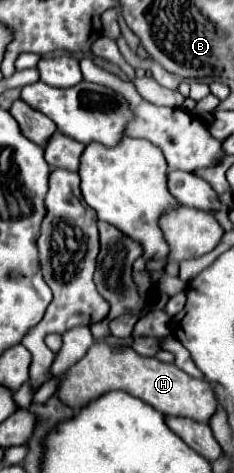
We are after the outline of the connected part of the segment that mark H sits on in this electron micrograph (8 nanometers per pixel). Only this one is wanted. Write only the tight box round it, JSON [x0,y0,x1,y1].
[56,340,218,422]

